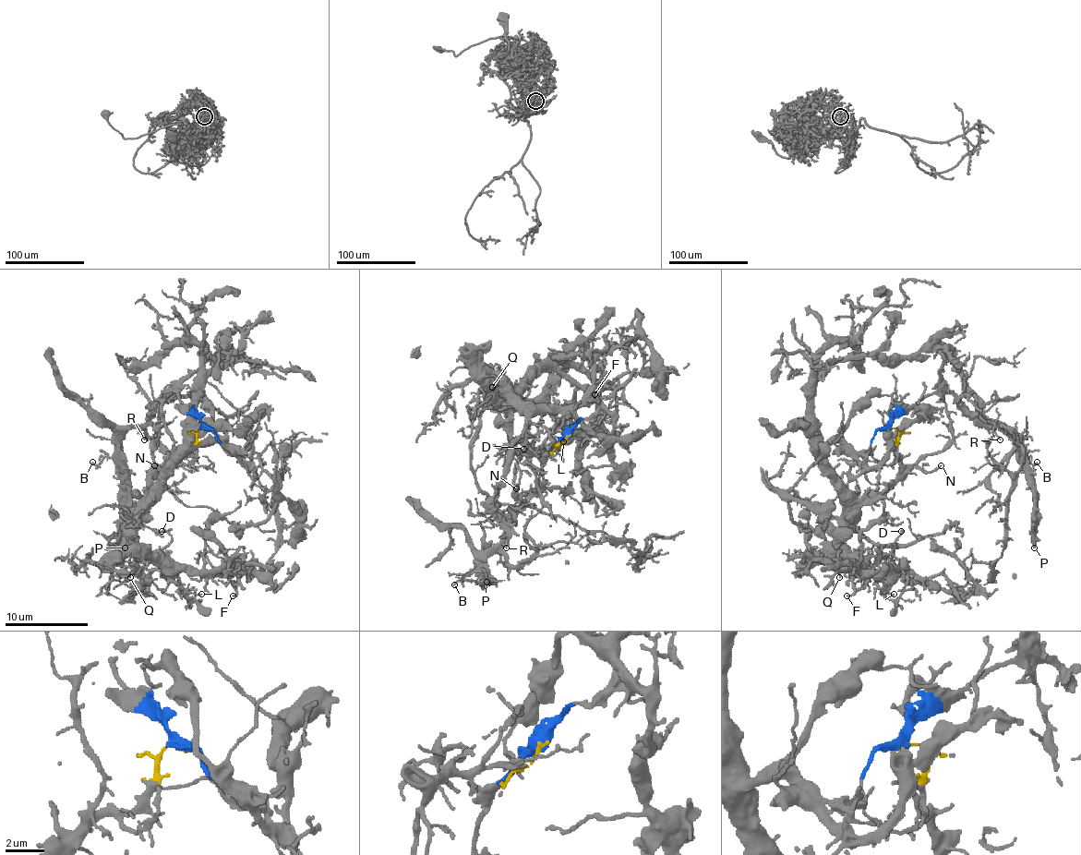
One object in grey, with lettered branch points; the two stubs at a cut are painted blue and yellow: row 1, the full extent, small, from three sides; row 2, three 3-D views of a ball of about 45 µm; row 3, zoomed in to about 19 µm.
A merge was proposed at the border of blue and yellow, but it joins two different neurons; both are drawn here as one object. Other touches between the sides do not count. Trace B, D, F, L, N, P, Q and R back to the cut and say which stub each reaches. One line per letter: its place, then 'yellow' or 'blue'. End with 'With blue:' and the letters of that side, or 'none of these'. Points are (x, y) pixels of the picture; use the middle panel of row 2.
B: at (454, 584); blue
D: at (523, 449); yellow
F: at (594, 394); yellow
L: at (563, 441); yellow
N: at (516, 488); yellow
P: at (486, 582); blue
Q: at (492, 387); yellow
R: at (506, 547); blue
With blue: B, P, R

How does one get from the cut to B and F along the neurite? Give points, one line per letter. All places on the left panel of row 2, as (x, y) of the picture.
B: (206, 427), (177, 394), (166, 394), (144, 426), (133, 426), (119, 439), (111, 456), (92, 463)
F: (206, 427), (186, 456), (171, 459), (150, 479), (150, 502), (133, 541), (162, 562), (222, 572), (233, 596)

